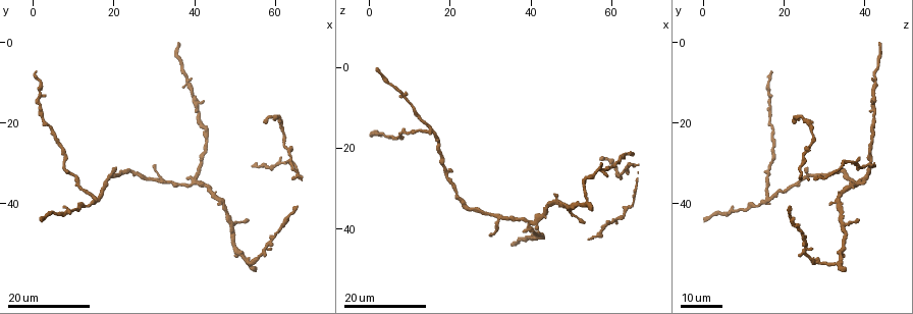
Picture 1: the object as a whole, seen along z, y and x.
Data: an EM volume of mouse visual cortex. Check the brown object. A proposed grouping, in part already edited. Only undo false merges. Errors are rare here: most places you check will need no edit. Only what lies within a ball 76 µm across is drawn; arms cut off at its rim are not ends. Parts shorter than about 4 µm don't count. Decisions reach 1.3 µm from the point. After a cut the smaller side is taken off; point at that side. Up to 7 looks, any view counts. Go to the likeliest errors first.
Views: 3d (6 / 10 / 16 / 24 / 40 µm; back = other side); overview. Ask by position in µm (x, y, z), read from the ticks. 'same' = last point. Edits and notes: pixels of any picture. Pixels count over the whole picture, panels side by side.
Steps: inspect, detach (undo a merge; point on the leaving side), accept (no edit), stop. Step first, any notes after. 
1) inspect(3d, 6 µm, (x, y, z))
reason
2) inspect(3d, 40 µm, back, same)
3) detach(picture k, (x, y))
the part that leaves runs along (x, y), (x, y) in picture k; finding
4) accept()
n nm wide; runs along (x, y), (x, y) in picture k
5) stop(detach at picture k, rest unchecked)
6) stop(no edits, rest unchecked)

inspect(3d, 16 µm, (49.0, 45.5, 35.5))
three arms meet

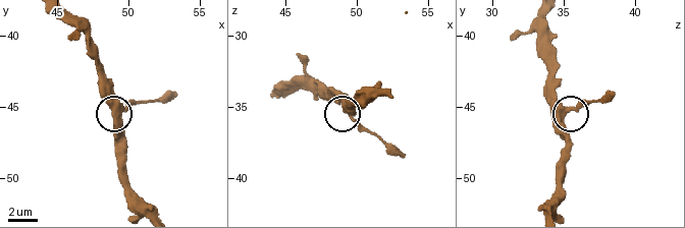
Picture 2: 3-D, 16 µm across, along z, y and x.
inspect(3d, 6 µm, same)

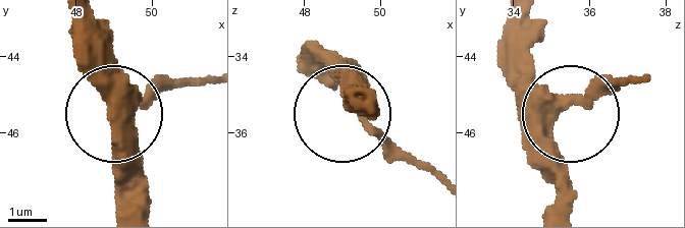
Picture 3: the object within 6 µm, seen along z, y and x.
accept()
3 arms; all the same cell

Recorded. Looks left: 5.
inspect(3d, 24 µm, (32.0, 35.0, 37.0))
looks like a crossing

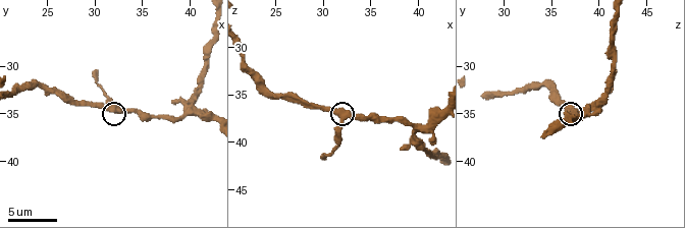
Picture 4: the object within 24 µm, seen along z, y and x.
inspect(3d, 10 µm, same)
zoom in

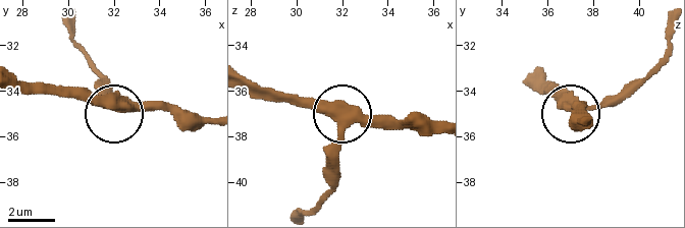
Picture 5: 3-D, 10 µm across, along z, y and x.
accept()
390 nm wide; runs along (435, 131), (388, 119), (344, 117), (336, 170) in picture 5; all the same cell

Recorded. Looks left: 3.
inspect(3d, 16 µm, (9.0, 42.0, 8.0))
sudden change in width

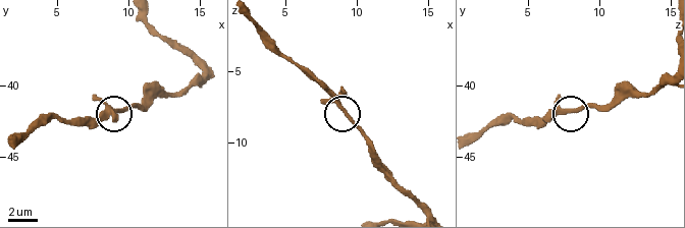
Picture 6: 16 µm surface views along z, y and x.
inspect(3d, 6 µm, (9.0, 41.8, 7.6))

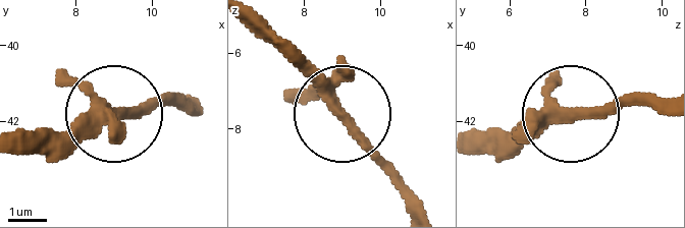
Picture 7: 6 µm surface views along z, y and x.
accept()
3 arms; one cell here

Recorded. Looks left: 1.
stop(no edits, rest unchecked)

